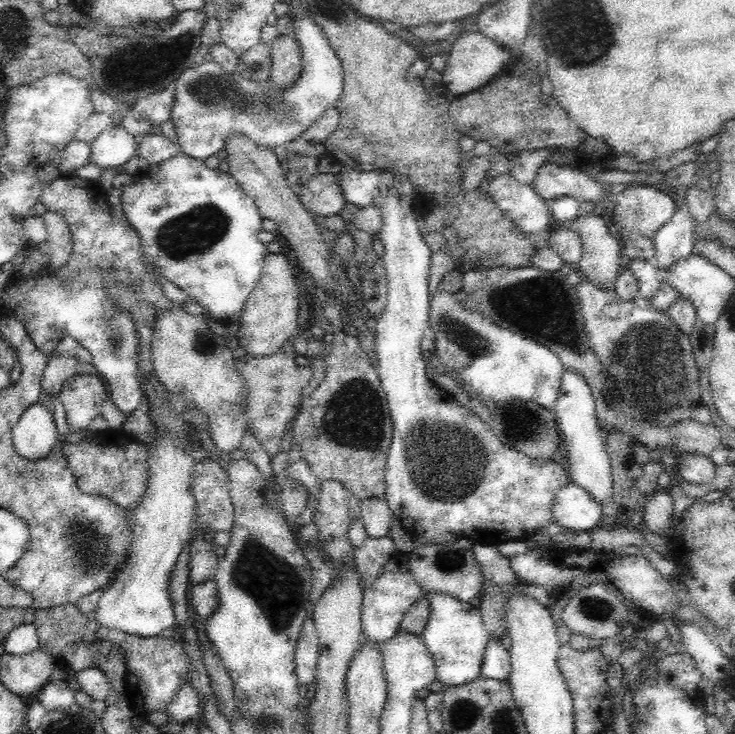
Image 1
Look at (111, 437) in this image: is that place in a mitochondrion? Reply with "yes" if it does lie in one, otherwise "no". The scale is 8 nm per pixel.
no

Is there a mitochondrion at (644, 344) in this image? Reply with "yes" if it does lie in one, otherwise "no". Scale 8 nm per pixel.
yes

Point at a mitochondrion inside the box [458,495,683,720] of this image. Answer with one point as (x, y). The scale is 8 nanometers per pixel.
(588, 607)

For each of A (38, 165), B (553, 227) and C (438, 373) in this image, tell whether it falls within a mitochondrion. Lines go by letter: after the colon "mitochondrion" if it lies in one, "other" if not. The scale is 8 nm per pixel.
A: other
B: other
C: other

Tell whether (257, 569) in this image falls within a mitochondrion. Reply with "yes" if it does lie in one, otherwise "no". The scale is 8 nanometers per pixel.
yes

